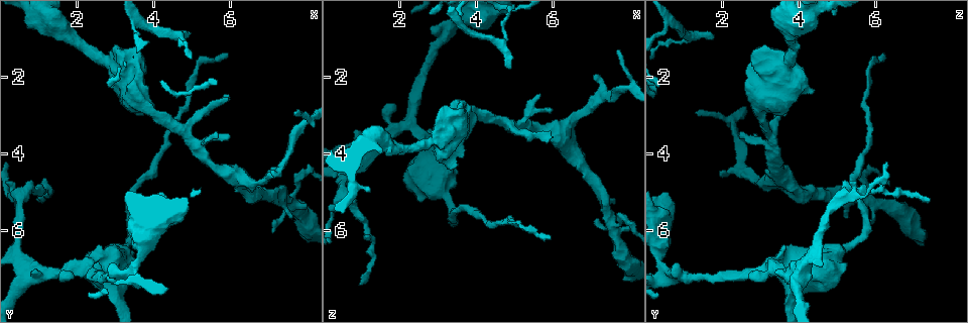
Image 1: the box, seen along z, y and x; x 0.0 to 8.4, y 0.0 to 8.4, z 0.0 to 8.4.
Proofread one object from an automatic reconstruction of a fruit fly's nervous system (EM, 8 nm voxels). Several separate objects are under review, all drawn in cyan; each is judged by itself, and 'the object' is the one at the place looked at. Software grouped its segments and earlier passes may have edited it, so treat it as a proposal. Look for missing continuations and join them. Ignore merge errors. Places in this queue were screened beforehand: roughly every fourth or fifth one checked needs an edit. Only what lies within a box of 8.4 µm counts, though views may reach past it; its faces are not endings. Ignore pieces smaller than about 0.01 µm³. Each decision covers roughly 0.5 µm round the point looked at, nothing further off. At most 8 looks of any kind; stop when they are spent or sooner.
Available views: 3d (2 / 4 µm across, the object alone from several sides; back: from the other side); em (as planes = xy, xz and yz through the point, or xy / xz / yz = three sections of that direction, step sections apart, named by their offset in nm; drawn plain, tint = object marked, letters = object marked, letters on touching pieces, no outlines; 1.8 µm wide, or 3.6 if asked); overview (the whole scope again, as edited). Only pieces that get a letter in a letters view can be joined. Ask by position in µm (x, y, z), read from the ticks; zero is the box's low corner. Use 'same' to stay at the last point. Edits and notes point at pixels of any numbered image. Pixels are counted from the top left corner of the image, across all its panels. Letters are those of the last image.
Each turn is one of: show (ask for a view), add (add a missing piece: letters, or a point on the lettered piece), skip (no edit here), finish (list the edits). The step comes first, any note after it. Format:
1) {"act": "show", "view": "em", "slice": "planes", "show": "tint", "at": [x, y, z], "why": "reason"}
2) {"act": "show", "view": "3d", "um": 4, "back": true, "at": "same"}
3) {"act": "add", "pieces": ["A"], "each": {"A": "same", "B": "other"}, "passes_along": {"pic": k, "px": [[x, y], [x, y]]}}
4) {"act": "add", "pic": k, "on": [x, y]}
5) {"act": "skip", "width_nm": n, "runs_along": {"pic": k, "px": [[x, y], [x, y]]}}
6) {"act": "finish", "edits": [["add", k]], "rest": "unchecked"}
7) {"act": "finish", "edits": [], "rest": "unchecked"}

{"act": "show", "view": "em", "slice": "planes", "show": "letters", "at": [4.85, 0.95, 1.75], "why": "free end"}

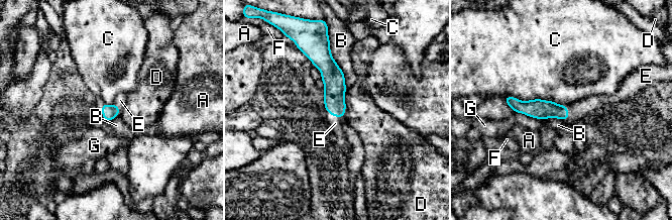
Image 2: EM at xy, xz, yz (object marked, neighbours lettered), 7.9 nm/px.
{"act": "add", "pieces": ["E"], "each": {"A": "other", "B": "other", "C": "other", "D": "other", "E": "same", "F": "other", "G": "other"}, "passes_along": {"pic": 2, "px": [[541, 109], [568, 113], [591, 104]]}, "found": "the neuron continues"}

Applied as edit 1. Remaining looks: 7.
{"act": "show", "view": "overview", "why": "redraw"}

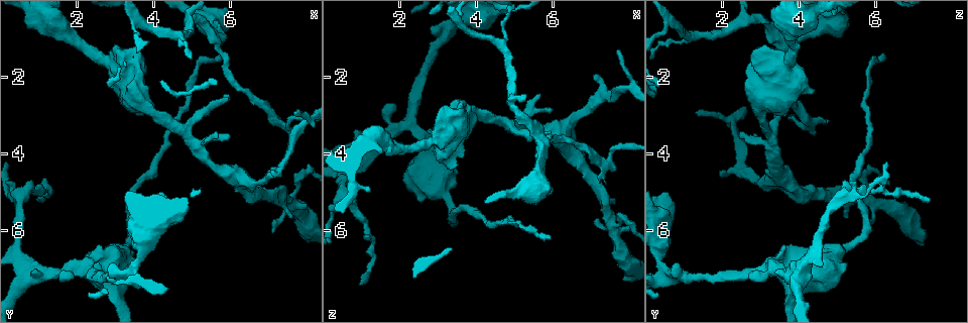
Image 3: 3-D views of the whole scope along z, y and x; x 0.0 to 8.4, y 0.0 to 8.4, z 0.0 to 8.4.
{"act": "show", "view": "em", "slice": "planes", "show": "tint", "at": [7.20, 3.15, 4.70], "why": "free end"}

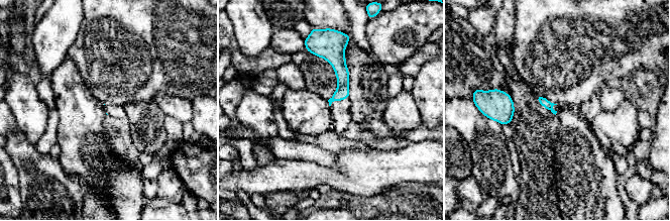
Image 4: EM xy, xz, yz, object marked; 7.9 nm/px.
{"act": "show", "view": "em", "slice": "planes", "show": "letters", "at": "same", "why": "see the neighbours"}

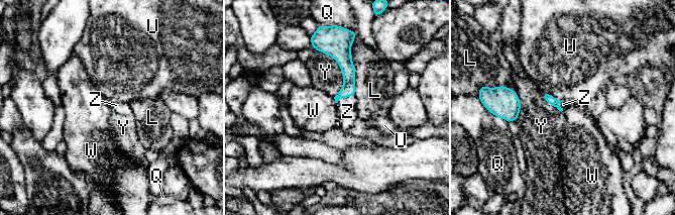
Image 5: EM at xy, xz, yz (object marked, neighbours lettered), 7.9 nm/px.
{"act": "add", "pieces": ["Z"], "longest_contact_nm": ["L", 480], "each": {"L": "other", "Q": "other", "U": "other", "W": "other", "Y": "other", "Z": "same"}, "found": "it goes on there"}

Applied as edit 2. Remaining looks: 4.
{"act": "show", "view": "3d", "um": 2, "at": [5.95, 1.40, 6.25], "why": "tapers out"}

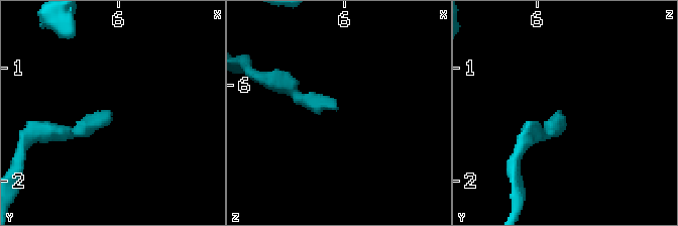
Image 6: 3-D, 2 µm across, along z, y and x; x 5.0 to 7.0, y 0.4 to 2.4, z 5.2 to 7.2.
{"act": "show", "view": "em", "slice": "planes", "show": "letters", "at": [5.94, 1.40, 6.20]}

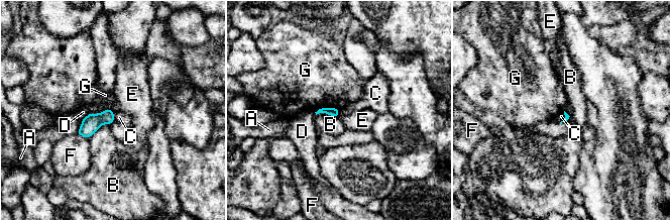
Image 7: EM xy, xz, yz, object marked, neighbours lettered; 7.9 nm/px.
{"act": "skip", "each": {"A": "other", "B": "other", "C": "other", "D": "other", "E": "other", "F": "other", "G": "other"}, "found": "no lettered piece goes on from it"}

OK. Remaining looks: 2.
{"act": "finish", "edits": [["add", 2], ["add", 5]], "rest": "unchecked"}

